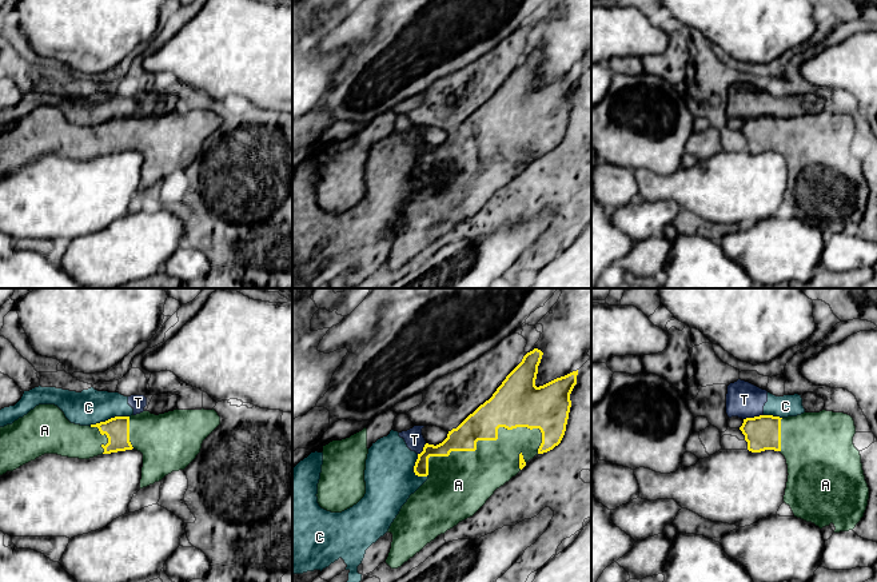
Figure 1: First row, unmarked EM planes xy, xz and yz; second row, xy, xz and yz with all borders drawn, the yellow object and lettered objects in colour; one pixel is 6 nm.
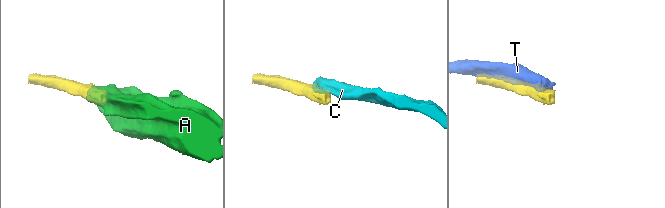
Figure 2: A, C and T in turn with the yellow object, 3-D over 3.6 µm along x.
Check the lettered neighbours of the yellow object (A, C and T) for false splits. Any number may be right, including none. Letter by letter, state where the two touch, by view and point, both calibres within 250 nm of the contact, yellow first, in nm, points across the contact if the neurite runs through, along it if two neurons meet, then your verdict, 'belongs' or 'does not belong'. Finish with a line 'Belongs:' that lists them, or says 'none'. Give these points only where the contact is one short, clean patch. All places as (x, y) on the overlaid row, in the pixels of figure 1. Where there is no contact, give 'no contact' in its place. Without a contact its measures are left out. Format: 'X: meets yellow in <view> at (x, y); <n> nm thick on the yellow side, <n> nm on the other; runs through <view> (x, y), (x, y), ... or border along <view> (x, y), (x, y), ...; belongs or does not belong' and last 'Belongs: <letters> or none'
A: meets yellow in xz at (478, 439); 220 nm thick on the yellow side, 340 nm on the other; belongs
C: meets yellow in xy at (108, 419); 150 nm thick on the yellow side, 220 nm on the other; border along xy (128, 415), (115, 415), (90, 425); does not belong
T: meets yellow in yz at (754, 417); 220 nm thick on the yellow side, 220 nm on the other; does not belong
Belongs: A

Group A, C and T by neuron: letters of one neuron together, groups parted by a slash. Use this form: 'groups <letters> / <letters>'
groups A / C T

